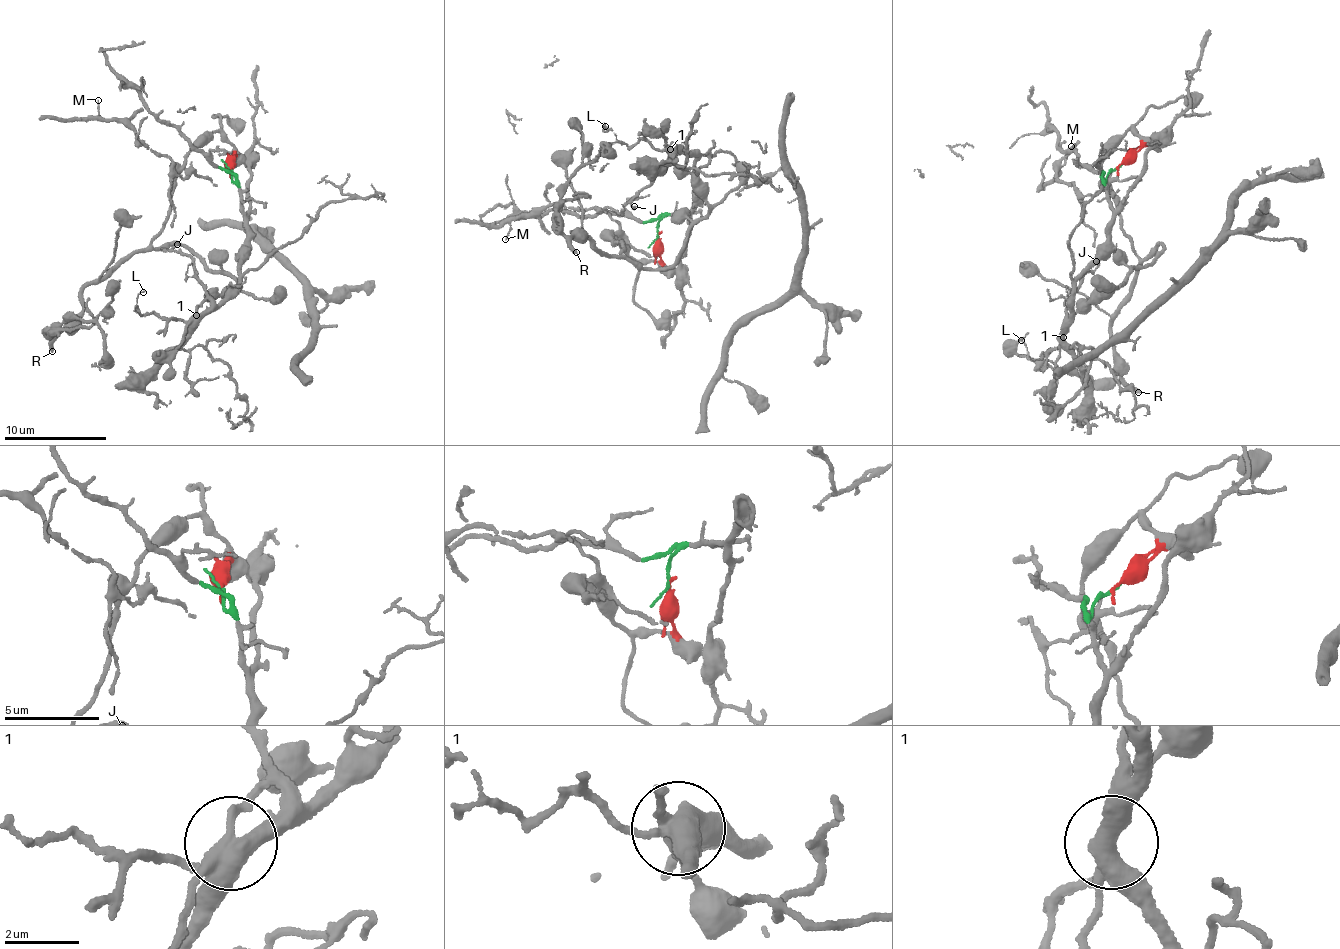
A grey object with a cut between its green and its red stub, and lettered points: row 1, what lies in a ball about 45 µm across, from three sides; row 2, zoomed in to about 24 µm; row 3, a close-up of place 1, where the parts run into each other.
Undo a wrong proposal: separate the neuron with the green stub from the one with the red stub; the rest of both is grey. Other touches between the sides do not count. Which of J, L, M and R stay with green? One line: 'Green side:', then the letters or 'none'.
Green side: J, L

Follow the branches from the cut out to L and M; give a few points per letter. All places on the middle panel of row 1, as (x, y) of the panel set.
L: (657, 237), (668, 214), (703, 199), (698, 157), (642, 138), (626, 146), (606, 126)
M: (657, 237), (660, 260), (630, 258), (606, 214), (544, 206), (531, 218), (519, 216), (505, 240)

